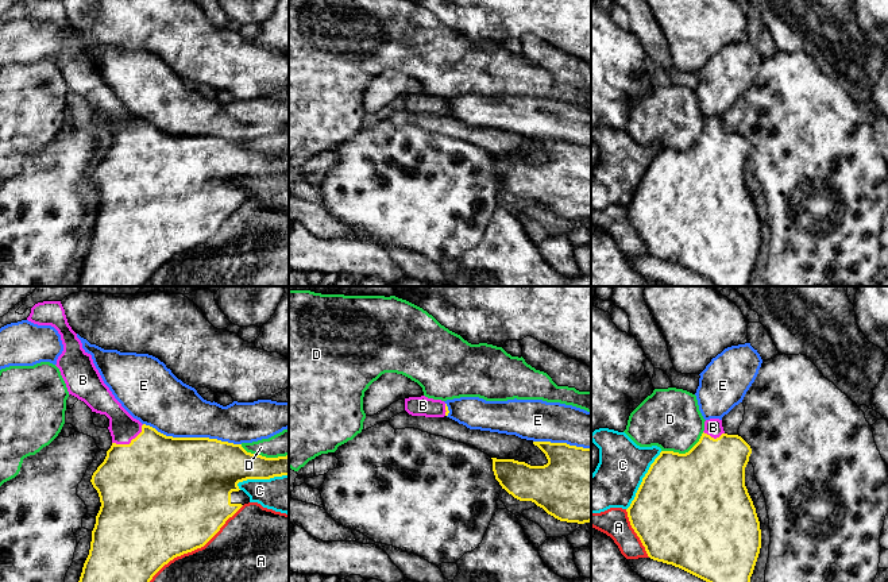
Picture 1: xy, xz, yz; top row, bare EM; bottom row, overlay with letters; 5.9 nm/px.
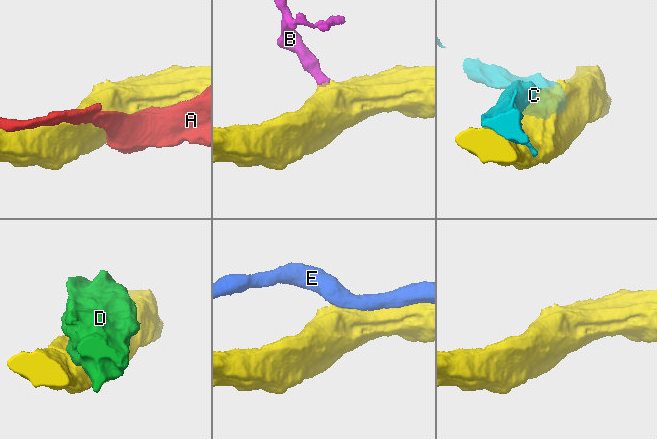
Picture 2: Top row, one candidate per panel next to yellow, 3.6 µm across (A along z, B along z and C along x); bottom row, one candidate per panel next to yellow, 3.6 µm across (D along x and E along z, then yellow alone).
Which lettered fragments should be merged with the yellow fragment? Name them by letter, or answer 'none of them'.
B

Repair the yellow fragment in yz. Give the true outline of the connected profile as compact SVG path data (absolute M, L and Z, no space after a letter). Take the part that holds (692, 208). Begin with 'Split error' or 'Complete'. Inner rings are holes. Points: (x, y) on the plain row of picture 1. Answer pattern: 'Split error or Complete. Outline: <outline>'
Split error. Outline: M719 116L704 119L699 139L688 150L660 150L626 207L630 223L650 257L679 265L715 286L748 286L761 246L760 219L745 184L750 151L750 143L738 132L727 132Z

